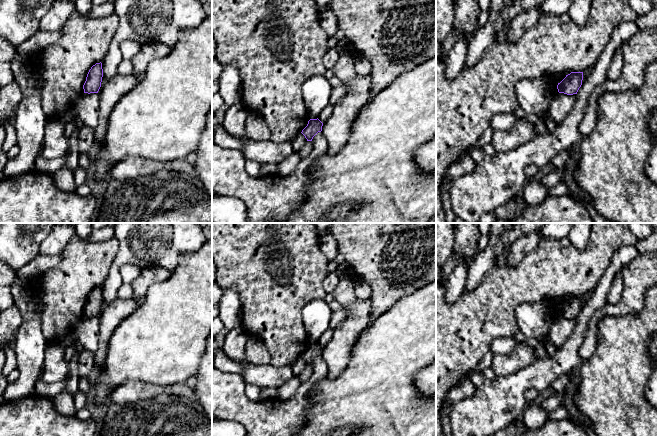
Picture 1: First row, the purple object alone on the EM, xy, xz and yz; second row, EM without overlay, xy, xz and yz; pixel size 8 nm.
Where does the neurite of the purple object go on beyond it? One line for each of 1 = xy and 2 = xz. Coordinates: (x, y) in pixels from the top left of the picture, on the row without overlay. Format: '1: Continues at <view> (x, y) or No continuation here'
1: No continuation here
2: No continuation here

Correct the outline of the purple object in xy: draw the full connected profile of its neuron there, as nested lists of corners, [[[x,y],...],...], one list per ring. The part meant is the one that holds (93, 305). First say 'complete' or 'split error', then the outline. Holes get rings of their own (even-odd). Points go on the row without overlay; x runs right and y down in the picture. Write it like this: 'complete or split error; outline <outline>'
complete; outline [[[96,287],[89,294],[83,309],[84,317],[98,317],[103,301],[102,287]]]

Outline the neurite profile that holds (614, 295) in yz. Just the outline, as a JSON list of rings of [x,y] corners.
[[[620,270],[610,287],[610,290],[606,296],[607,303],[617,303],[620,301],[623,292],[623,272]]]

